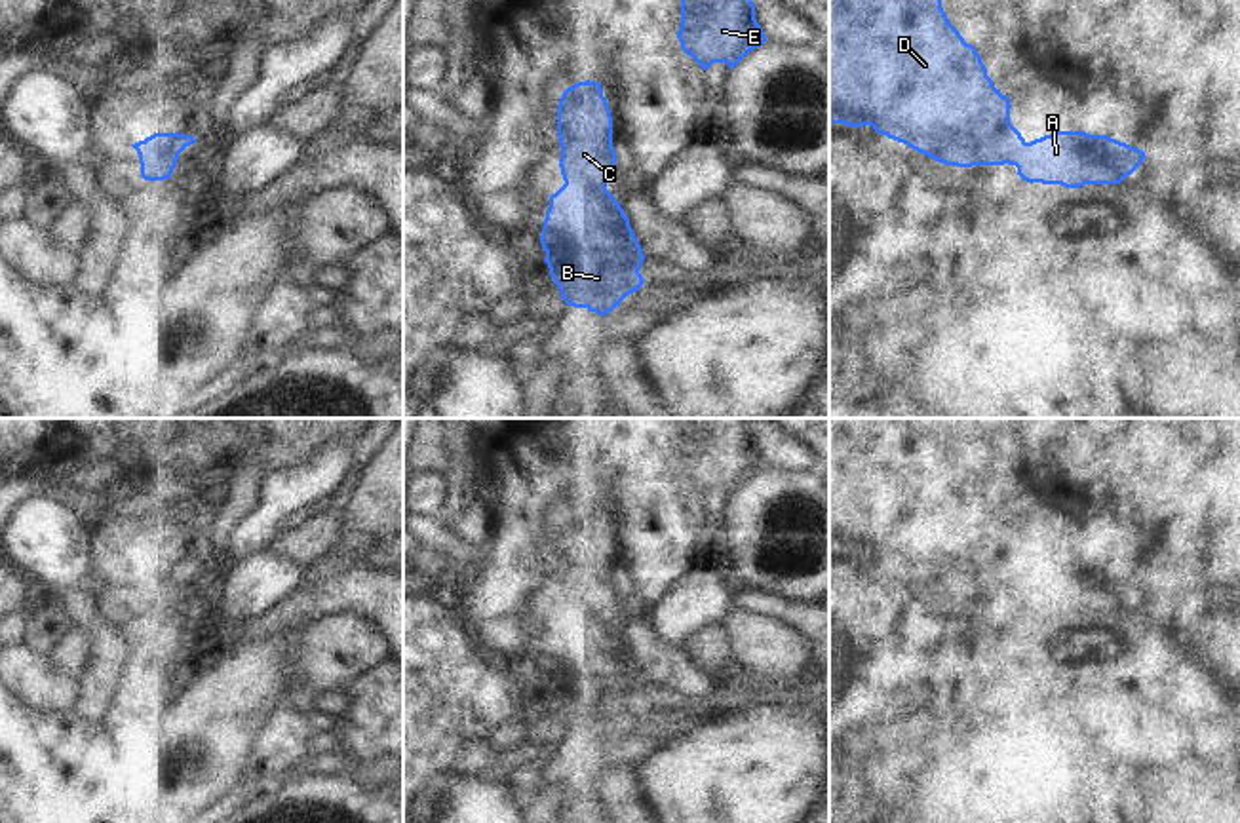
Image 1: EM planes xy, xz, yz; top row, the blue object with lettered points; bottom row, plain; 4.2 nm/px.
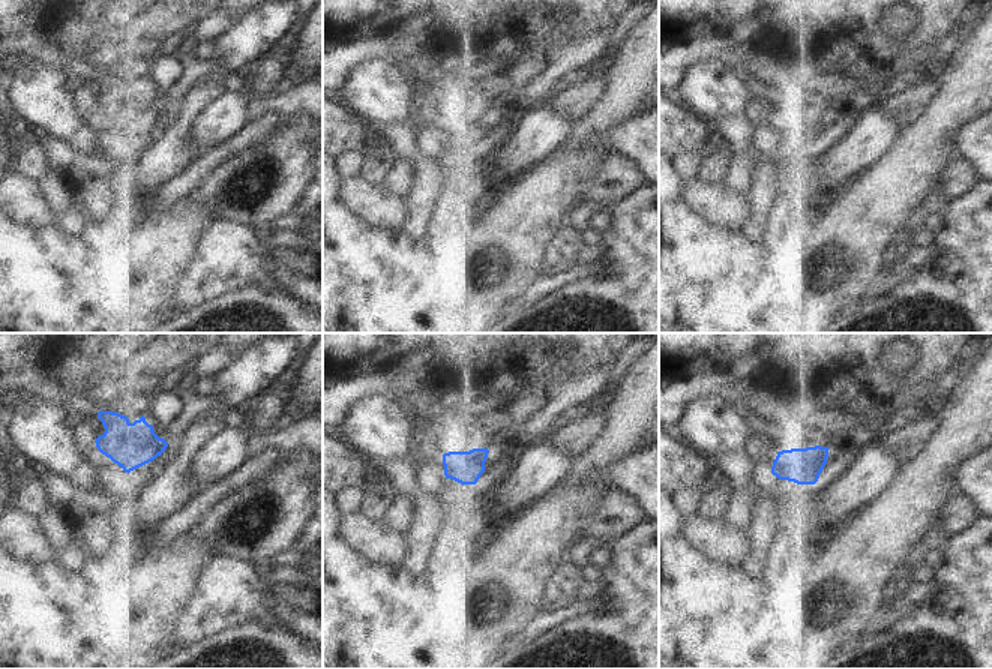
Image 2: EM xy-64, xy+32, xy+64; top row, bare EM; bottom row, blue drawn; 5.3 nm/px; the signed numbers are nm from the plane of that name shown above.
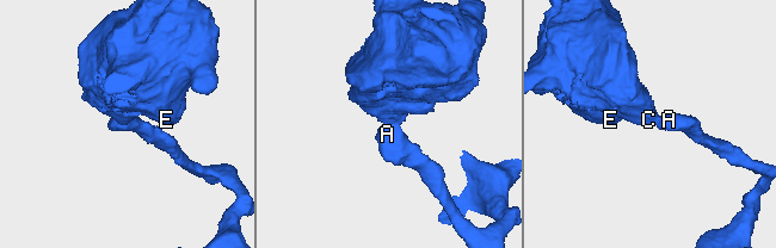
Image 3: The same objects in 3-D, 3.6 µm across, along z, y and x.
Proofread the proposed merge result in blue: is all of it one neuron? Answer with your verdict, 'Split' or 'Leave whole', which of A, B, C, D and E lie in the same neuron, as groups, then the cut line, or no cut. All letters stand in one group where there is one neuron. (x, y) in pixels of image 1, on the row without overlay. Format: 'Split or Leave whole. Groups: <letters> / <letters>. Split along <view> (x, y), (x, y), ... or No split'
Leave whole. Groups: A B C D E. No split

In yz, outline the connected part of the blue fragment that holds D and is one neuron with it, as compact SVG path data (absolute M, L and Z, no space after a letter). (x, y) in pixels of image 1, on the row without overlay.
M829 418L829 549L871 551L945 591L1016 591L1021 606L1080 614L1120 610L1147 584L1143 576L1086 557L1054 557L1027 568L1010 549L1010 523L1002 521L981 481L949 449L940 418Z

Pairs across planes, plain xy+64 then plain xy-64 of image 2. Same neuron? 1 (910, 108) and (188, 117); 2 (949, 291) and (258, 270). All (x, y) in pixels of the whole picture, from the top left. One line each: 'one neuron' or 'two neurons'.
1: two neurons
2: two neurons

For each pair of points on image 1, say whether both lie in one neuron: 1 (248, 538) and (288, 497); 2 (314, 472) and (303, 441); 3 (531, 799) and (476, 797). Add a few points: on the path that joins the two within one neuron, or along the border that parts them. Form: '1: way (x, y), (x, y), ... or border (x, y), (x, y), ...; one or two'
1: way (257, 529), (278, 506); one
2: border (350, 440), (328, 443), (307, 462), (286, 470); two
3: way (518, 799), (489, 799); one

